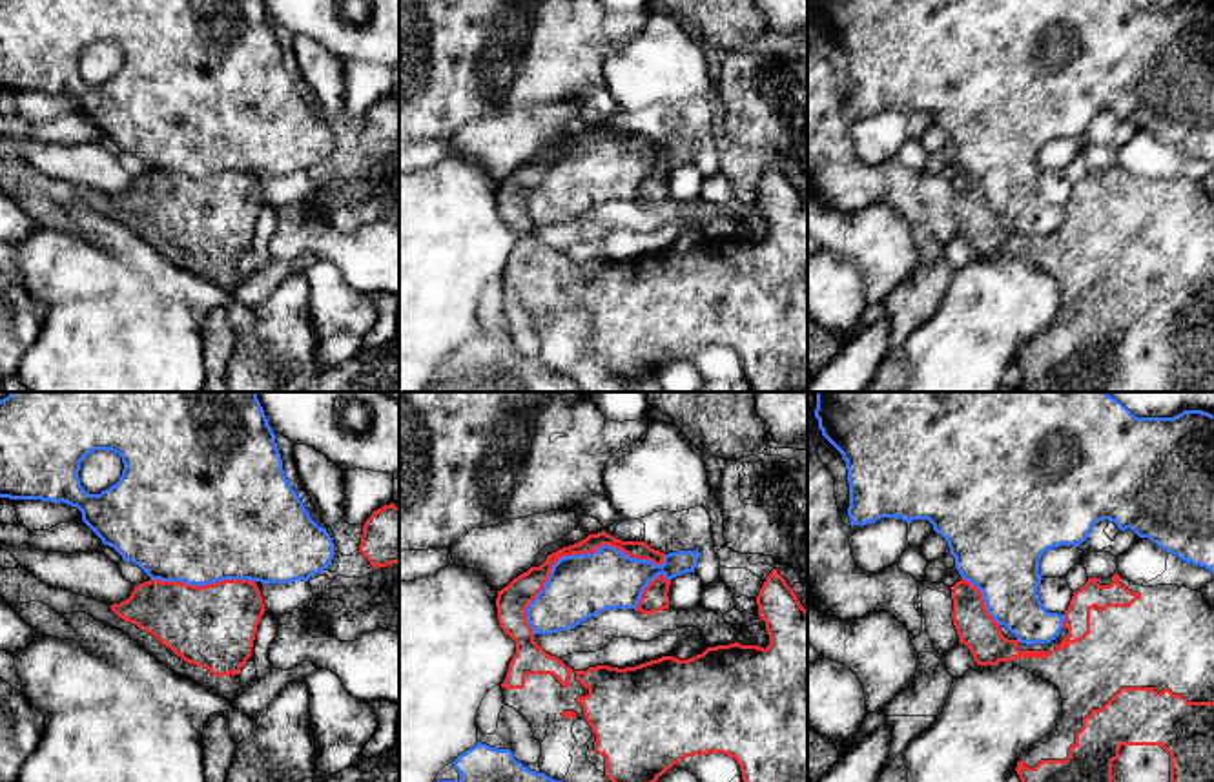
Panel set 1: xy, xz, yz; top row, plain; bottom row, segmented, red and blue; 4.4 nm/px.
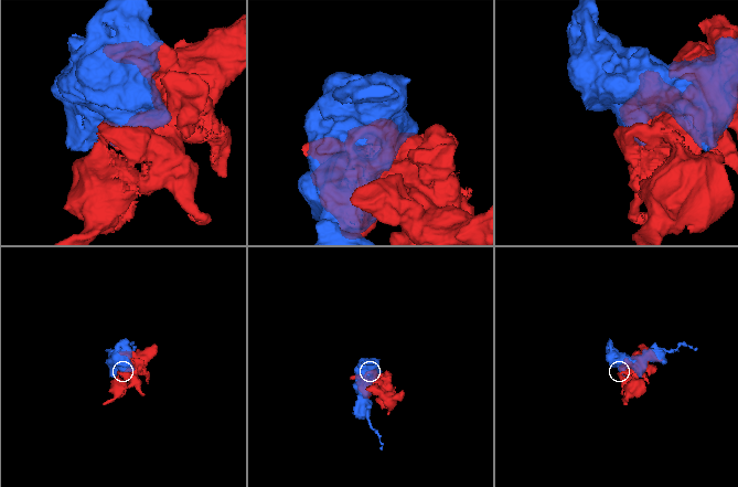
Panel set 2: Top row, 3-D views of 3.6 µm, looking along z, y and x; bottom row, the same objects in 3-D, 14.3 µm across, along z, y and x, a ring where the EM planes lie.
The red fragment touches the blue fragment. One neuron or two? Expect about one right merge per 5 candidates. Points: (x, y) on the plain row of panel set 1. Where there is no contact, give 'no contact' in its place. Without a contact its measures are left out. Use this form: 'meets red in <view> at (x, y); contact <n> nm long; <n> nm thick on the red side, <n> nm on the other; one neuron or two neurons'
meets red in xz at (578, 144); contact 700 nm long; 110 nm thick on the red side, 280 nm on the other; two neurons

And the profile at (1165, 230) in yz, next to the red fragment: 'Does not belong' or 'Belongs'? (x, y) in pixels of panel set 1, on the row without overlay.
Belongs

